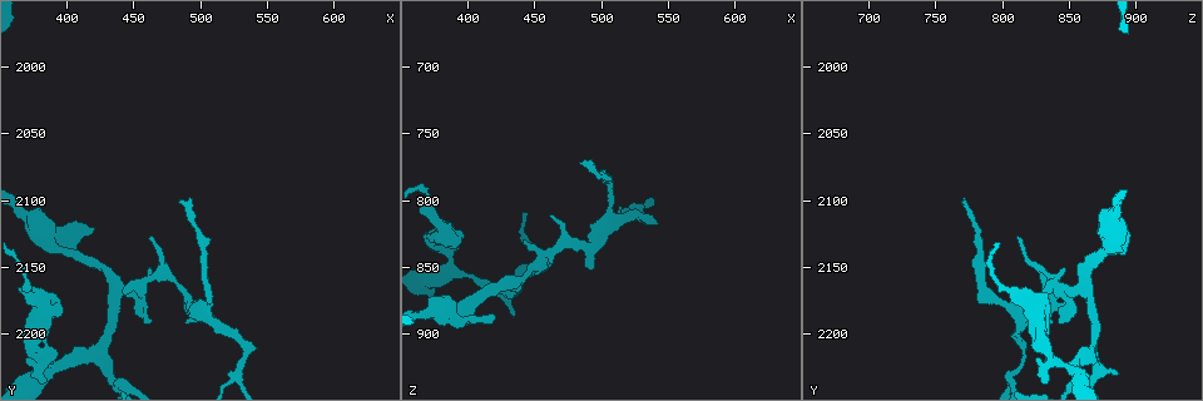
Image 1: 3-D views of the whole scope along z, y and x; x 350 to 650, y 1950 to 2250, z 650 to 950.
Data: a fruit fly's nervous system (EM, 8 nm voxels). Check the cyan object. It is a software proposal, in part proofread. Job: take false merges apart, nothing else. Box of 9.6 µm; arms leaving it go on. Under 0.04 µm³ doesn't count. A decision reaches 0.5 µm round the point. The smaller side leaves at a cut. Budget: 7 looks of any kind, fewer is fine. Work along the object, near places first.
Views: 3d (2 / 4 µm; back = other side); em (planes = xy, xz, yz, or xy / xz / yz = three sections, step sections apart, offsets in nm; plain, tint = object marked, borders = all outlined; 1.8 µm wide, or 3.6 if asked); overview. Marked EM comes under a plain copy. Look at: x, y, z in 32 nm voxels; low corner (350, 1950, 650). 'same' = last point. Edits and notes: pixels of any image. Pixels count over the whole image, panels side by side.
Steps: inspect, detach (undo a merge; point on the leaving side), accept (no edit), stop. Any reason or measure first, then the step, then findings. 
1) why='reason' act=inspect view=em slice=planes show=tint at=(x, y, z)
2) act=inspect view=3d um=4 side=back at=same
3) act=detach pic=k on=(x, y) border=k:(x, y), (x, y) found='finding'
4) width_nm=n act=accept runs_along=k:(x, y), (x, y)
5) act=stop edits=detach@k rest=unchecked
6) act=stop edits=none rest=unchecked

why='abrupt turn' act=inspect view=em slice=yz step=16 show=tint at=(372, 2208, 834)

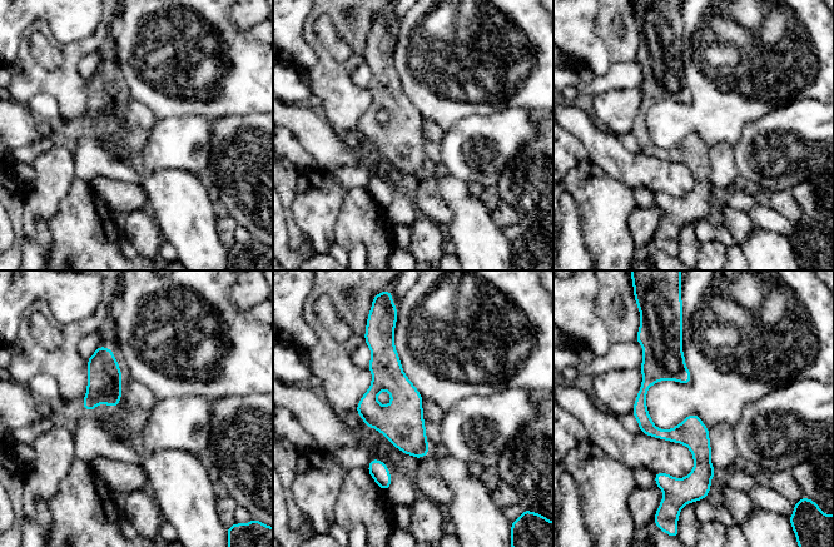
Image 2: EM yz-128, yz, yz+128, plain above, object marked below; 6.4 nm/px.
why='another direction' act=inspect view=em slice=planes show=borders at=same

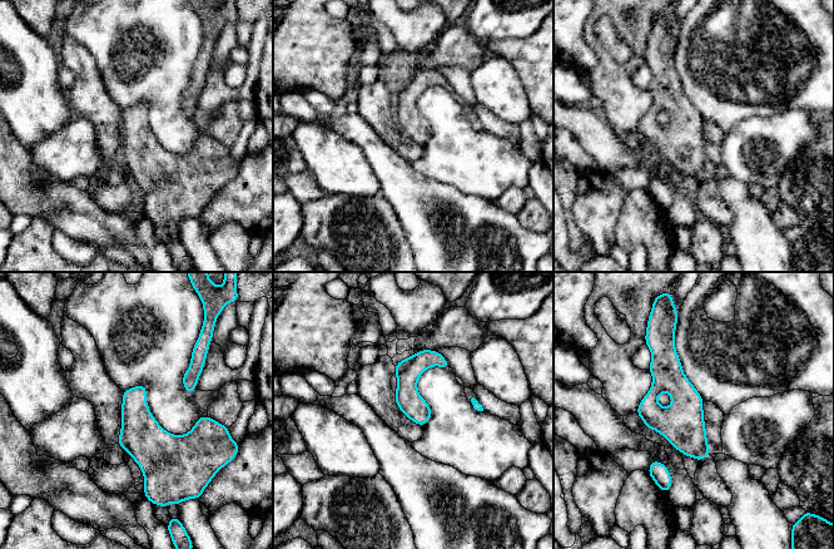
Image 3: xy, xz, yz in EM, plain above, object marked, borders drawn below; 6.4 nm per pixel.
act=accept runs_along=3:(668, 342), (668, 376), (699, 456) found='one neuron here'

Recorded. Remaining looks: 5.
why='abrupt turn' act=inspect view=em slice=planes show=tint at=(528, 2232, 806)

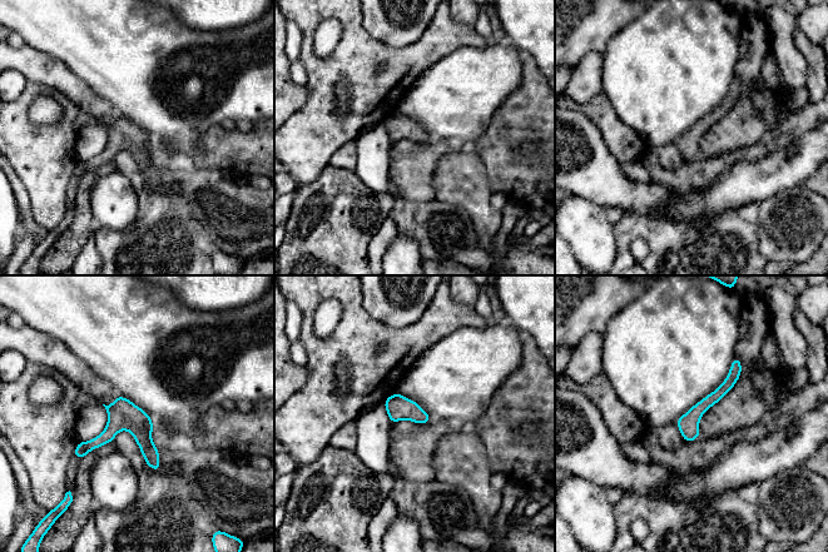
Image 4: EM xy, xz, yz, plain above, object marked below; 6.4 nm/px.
act=accept runs_along=4:(737, 362), (688, 438) found='all the same neuron'

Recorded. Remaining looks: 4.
why='calibre changes' act=inspect view=3d um=4 at=(390, 2134, 880)

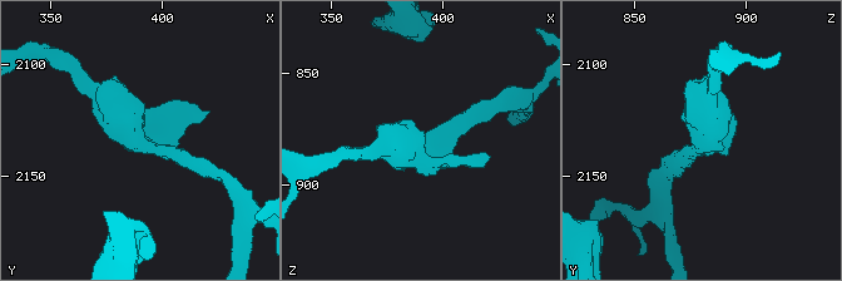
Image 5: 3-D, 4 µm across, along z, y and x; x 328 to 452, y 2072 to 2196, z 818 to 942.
why='need the tissue' act=inspect view=em slice=xz step=4 show=tint at=(389, 2133, 882)

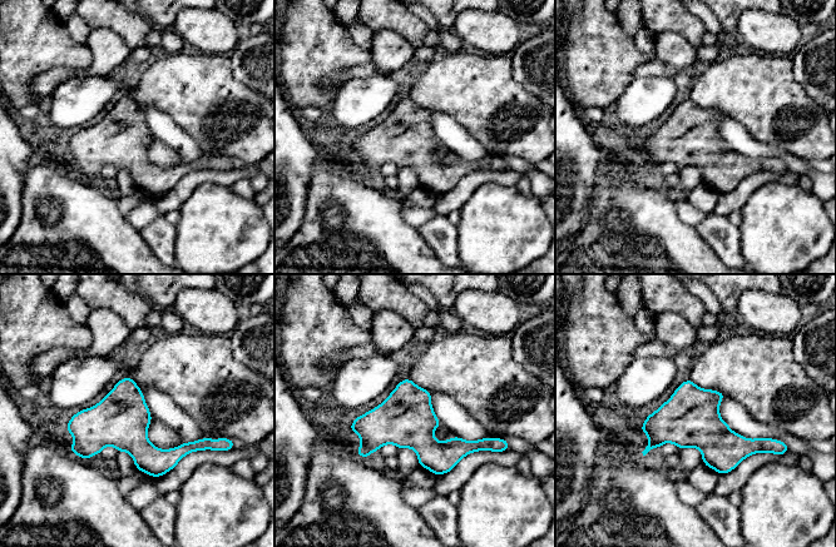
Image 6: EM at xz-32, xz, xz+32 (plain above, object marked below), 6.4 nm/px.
act=inspect view=em slice=planes show=tint at=same

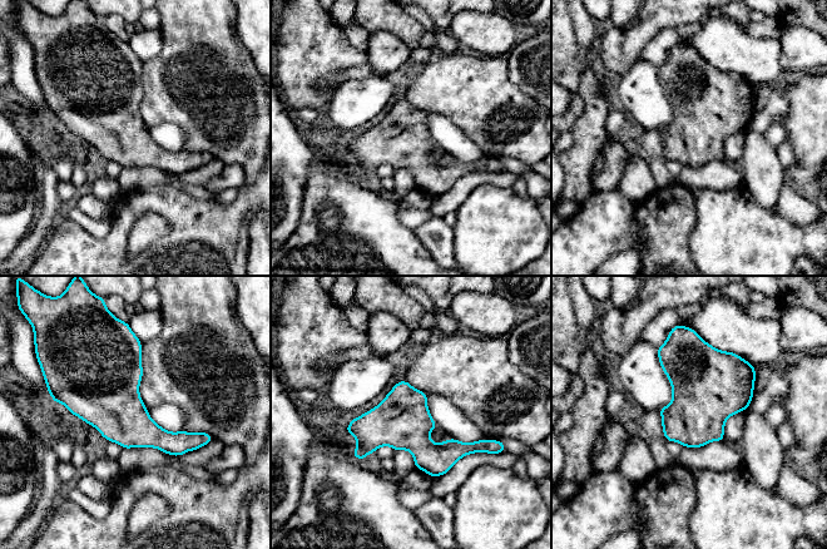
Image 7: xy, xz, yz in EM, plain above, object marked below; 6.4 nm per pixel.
act=accept found='all the same neuron'

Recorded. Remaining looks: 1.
act=stop edits=none rest=unchecked

